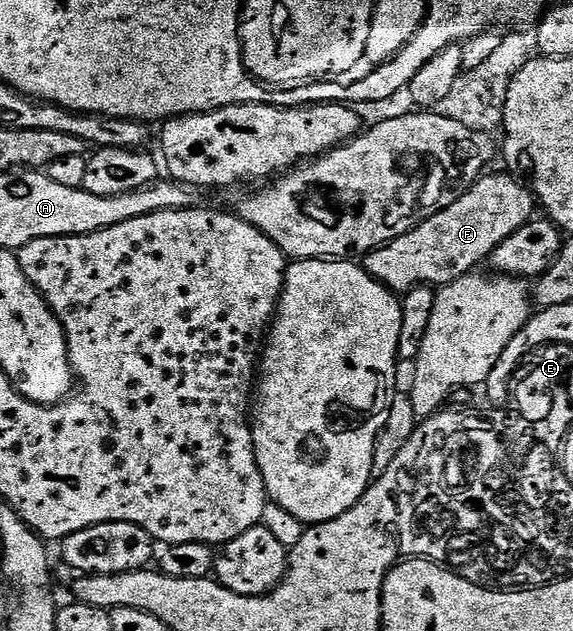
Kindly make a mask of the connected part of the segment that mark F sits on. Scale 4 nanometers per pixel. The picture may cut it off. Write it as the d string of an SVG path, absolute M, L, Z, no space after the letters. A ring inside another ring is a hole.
M512 173L480 177L467 193L459 196L455 204L437 210L426 222L420 222L411 232L399 236L393 242L379 247L364 259L363 265L372 278L389 287L394 292L408 292L428 284L440 288L459 280L460 277L476 271L480 262L484 263L493 252L493 247L503 244L519 228L523 228L534 217L535 195L524 181L516 182Z

